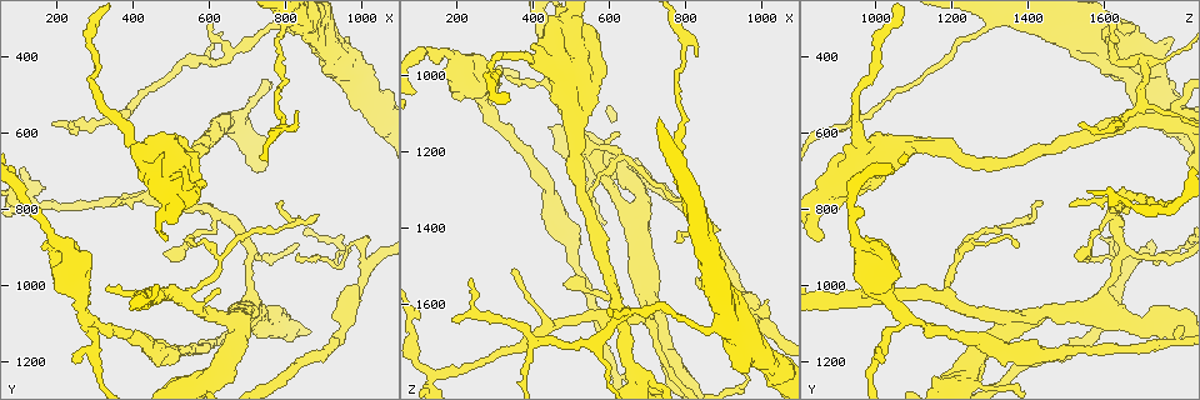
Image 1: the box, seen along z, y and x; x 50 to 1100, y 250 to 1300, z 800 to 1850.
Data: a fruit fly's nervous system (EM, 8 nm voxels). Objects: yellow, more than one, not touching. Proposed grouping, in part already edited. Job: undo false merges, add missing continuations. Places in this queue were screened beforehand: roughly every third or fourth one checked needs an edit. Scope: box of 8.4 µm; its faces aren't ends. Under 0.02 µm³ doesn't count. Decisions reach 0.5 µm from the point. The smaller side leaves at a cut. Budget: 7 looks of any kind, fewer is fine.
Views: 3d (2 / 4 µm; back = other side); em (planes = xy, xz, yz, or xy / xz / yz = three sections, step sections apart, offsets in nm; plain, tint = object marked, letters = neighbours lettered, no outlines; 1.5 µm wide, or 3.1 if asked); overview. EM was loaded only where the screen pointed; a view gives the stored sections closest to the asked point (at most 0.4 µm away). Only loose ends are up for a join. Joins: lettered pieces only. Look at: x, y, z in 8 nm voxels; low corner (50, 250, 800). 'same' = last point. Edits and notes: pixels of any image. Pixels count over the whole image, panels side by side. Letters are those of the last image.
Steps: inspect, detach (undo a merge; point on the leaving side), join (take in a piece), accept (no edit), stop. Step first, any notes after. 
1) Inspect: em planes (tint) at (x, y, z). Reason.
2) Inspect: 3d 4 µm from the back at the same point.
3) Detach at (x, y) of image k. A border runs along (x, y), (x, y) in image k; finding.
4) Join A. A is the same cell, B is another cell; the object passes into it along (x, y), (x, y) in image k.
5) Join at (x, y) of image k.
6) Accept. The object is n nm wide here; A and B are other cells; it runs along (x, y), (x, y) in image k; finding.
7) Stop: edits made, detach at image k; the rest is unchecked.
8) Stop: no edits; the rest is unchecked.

Inspect: 3d 4 µm at (960, 345, 1780). Branch stops here.

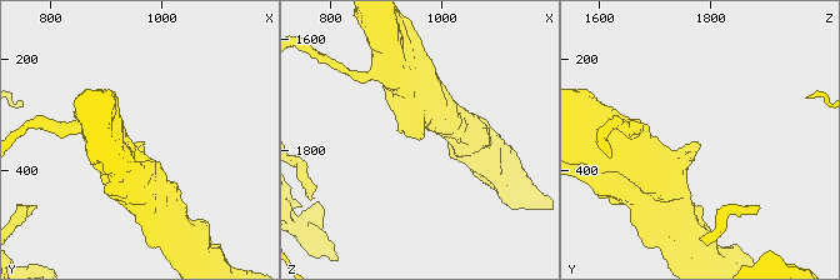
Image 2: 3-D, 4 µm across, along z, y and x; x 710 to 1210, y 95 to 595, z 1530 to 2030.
Inspect: em planes (letters) at (965, 350, 1780). Shape alone is not enough.

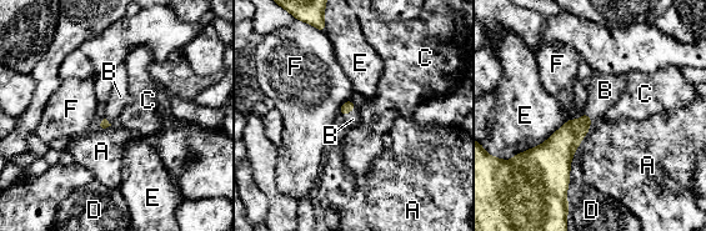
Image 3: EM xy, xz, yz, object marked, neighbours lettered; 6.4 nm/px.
Join B. B is the same cell, A, C, D, E and F are other cells; the object passes into it along (346, 106), (349, 111), (352, 119) in image 3; the neuron continues.

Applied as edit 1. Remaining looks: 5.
Inspect: em xy step 8 (tint) at (785, 580, 895).

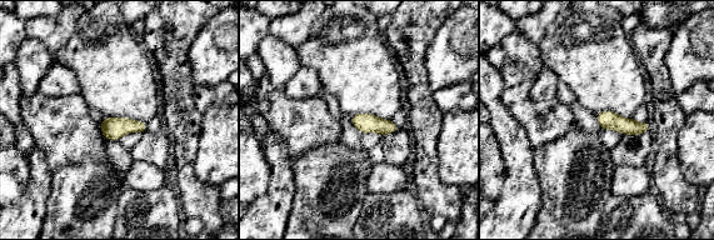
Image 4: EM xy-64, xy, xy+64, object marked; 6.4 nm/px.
Inspect: em planes (letters) at the same point. Another direction.

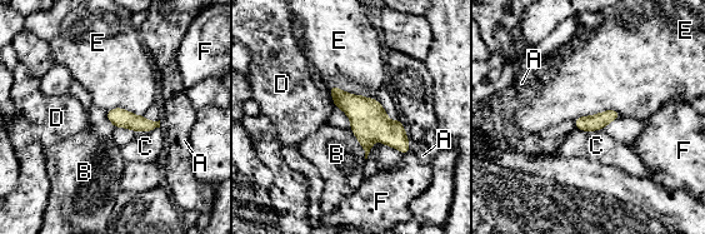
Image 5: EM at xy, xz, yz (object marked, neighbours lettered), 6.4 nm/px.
Accept. The object is 130 nm wide here; A, B, C, D, E and F are other cells; a border runs along (329, 85), (378, 101) in image 5; all the same neuron.

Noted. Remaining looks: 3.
Inspect: 3d 2 µm at (390, 625, 960). Calibre changes.

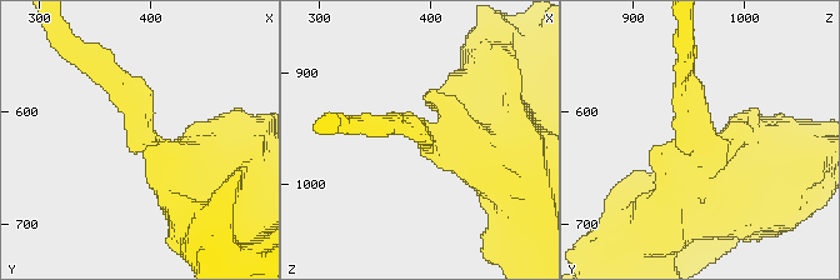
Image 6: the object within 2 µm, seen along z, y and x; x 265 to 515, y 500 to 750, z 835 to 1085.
Inspect: em xy step 4 (tint) at (396, 620, 966).

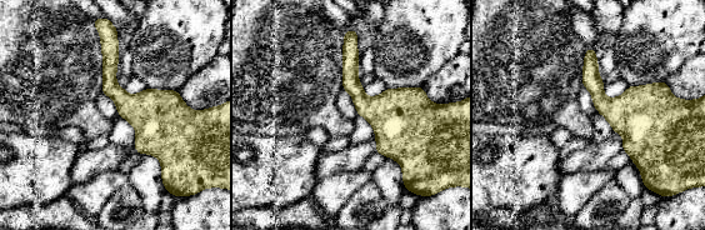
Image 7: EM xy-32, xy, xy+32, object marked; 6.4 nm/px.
Inspect: em planes (letters) at the same point. Another direction.

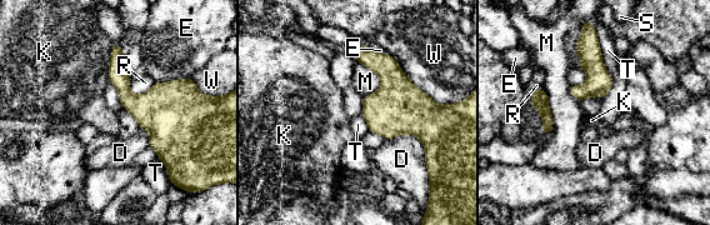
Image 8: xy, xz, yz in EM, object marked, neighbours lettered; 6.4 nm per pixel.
Accept. D, E, K, M, R, S, T and W are other cells; it runs along (586, 25), (591, 84), (580, 96) in image 8; one neuron here.

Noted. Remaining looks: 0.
Stop: edits made, join at image 3; the rest is unchecked.

